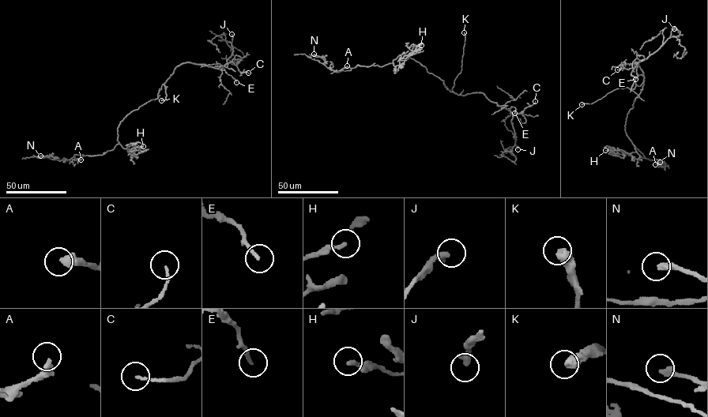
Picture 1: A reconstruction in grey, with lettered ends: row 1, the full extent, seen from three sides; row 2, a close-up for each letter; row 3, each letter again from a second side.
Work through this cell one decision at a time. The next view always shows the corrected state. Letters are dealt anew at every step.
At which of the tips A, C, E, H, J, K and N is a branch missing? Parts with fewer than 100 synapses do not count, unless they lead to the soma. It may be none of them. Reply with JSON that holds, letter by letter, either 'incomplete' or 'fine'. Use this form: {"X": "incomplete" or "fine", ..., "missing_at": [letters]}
{"A": "fine", "C": "fine", "E": "fine", "H": "fine", "J": "fine", "K": "incomplete", "N": "fine", "missing_at": ["K"]}

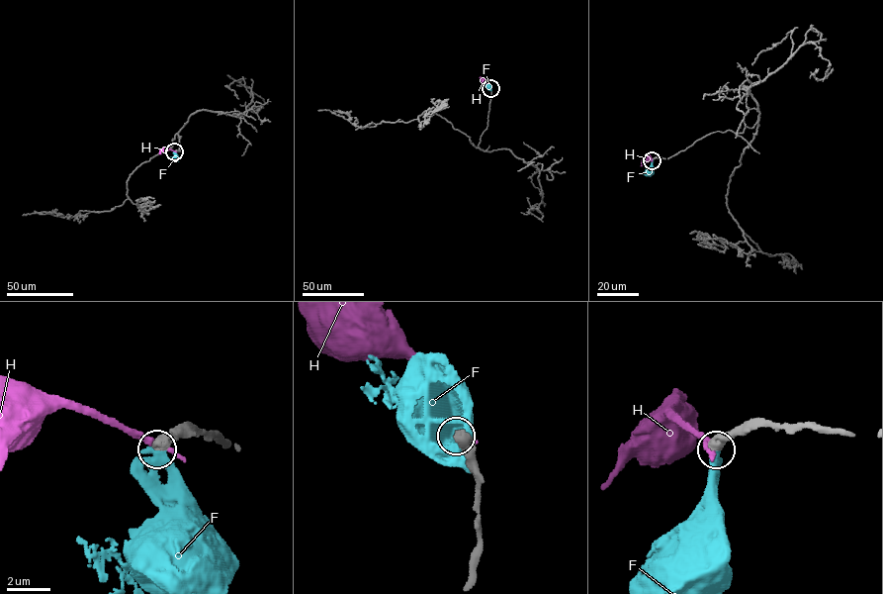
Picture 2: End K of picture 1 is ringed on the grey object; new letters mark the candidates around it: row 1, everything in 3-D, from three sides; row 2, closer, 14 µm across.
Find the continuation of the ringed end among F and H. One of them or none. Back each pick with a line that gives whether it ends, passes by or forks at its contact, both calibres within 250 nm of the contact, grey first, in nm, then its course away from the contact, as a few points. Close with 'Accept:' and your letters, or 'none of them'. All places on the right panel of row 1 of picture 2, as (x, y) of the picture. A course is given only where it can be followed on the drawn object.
F: it passes by; calibres 550 and 440 nm; course (652, 159), (648, 171)
Accept: F

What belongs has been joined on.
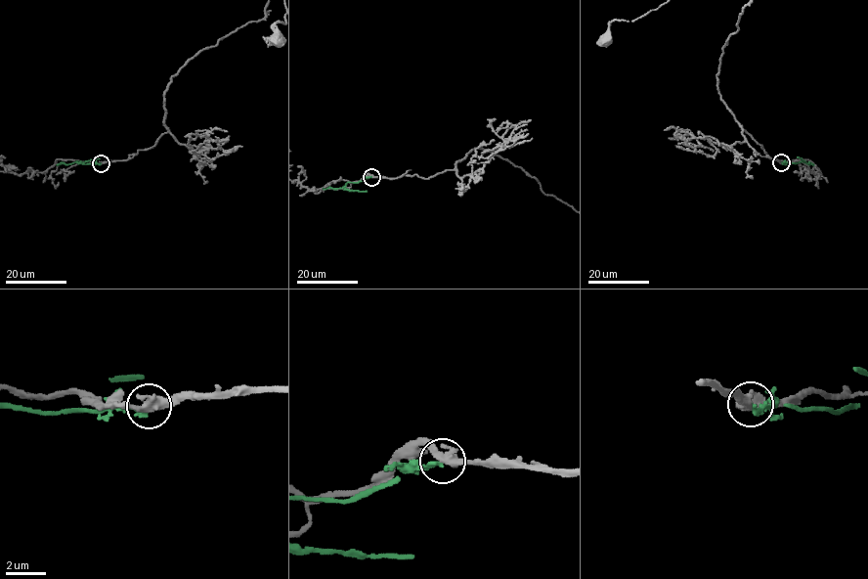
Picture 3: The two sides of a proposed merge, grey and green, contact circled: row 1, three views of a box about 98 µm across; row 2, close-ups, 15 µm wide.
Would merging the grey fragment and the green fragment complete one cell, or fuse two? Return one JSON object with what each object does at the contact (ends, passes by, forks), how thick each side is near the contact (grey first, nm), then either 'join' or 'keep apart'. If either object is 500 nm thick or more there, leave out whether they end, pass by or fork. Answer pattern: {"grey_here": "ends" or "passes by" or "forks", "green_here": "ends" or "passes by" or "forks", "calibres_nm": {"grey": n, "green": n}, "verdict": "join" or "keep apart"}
{"grey_here": "forks", "green_here": "ends", "calibres_nm": {"grey": 360, "green": 200}, "verdict": "keep apart"}

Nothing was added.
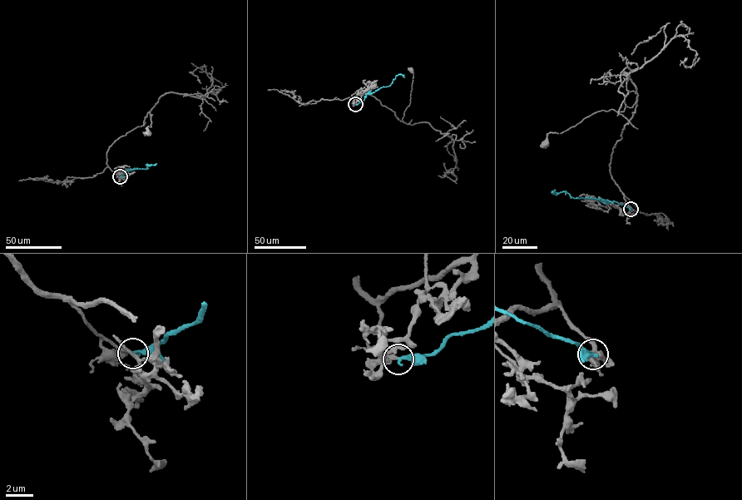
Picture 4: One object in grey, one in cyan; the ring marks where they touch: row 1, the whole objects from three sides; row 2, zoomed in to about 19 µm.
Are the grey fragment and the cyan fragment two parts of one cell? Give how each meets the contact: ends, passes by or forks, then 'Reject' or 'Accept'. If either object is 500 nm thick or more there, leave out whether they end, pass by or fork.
At the ring grey ends. At the ring cyan ends. Accept

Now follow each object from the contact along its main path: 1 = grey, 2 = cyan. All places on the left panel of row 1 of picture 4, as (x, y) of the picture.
1: (120, 176), (107, 165), (109, 146), (121, 136), (144, 125), (150, 111), (151, 126), (148, 126), (147, 133)
2: (120, 176), (125, 170), (147, 169), (147, 164), (156, 163)

